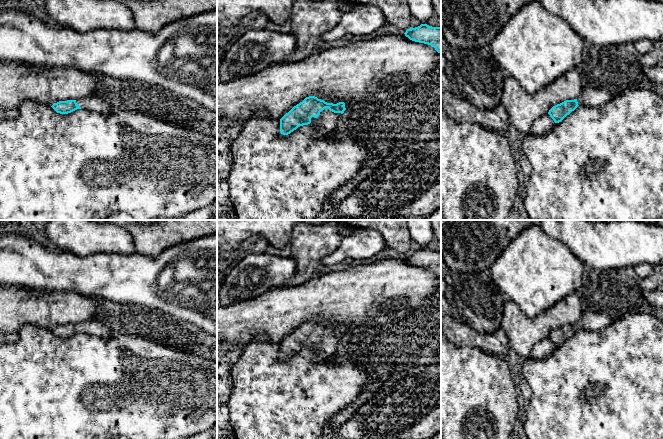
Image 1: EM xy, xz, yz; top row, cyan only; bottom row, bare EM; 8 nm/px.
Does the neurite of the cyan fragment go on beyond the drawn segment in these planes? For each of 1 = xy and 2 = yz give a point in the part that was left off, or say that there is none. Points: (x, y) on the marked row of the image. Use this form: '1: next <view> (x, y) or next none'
1: next xy (93, 103)
2: next yz (589, 96)

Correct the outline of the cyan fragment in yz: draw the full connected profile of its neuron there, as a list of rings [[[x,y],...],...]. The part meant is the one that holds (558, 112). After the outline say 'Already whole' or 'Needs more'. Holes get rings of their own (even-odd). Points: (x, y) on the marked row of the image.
[[[583,88],[577,99],[566,100],[553,106],[548,114],[555,123],[561,122],[578,106],[600,106],[611,101],[615,95],[601,88]]]. Needs more

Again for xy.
[[[91,95],[79,100],[59,101],[51,106],[57,113],[68,114],[77,109],[96,112],[102,115],[111,114],[109,104],[102,96]]]. Needs more

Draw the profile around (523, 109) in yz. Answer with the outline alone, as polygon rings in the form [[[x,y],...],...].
[[[574,68],[533,94],[527,93],[512,77],[502,83],[501,105],[511,126],[529,134],[534,121],[566,100],[574,100],[583,90],[582,78]]]

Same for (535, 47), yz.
[[[539,2],[522,7],[489,44],[493,58],[504,72],[529,94],[548,86],[582,61],[583,38],[567,22],[546,10]]]

